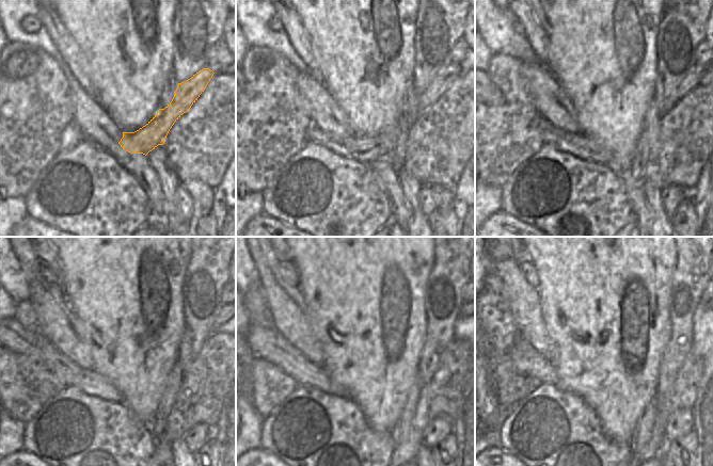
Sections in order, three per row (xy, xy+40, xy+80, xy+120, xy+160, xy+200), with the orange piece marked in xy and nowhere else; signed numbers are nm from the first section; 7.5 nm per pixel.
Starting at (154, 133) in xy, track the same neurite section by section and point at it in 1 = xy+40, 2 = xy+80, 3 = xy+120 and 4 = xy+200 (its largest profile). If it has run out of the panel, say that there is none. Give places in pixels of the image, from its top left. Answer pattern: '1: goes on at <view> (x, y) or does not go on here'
1: goes on at xy+40 (363, 149)
2: goes on at xy+80 (577, 145)
3: goes on at xy+120 (18, 339)
4: goes on at xy+200 (526, 360)

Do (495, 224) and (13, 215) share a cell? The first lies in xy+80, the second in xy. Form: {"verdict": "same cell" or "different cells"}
{"verdict": "different cells"}

